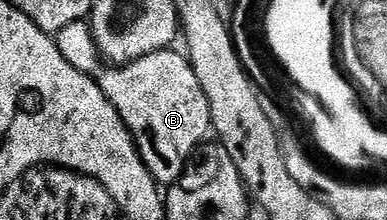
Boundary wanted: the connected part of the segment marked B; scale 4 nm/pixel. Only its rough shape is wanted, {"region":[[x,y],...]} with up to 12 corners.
{"region":[[85,22],[55,39],[119,110],[158,185],[211,132],[209,103],[174,50],[110,66]]}

